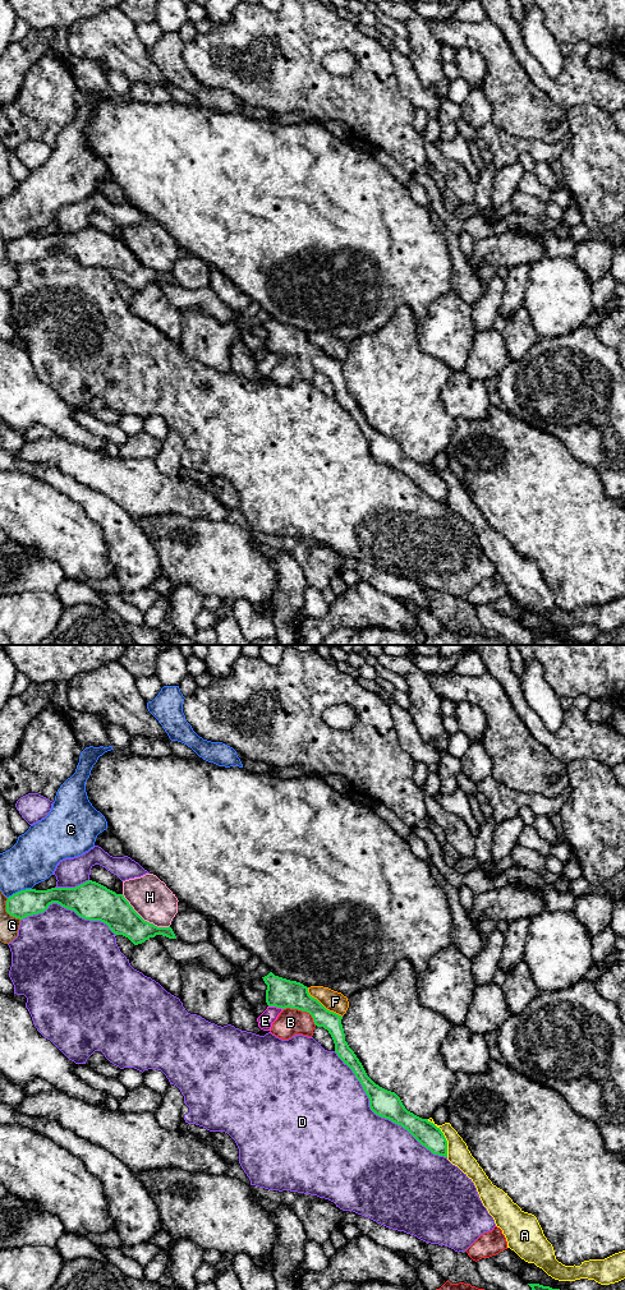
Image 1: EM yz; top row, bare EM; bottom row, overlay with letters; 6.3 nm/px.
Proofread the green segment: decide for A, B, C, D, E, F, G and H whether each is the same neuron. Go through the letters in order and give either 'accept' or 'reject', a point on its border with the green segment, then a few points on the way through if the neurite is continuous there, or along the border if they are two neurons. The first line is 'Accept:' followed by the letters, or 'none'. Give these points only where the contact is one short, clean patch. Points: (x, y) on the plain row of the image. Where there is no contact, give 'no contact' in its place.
Accept: none
A: reject; meets green in yz at (444, 483)
B: reject; meets green in yz at (302, 356)
C: reject; meets green in yz at (21, 236)
D: reject; meets green in yz at (380, 461)
E: reject; meets green in yz at (276, 353)
F: reject; meets green in yz at (321, 350)
G: reject; meets green in yz at (8, 258)
H: reject; meets green in yz at (143, 266)

